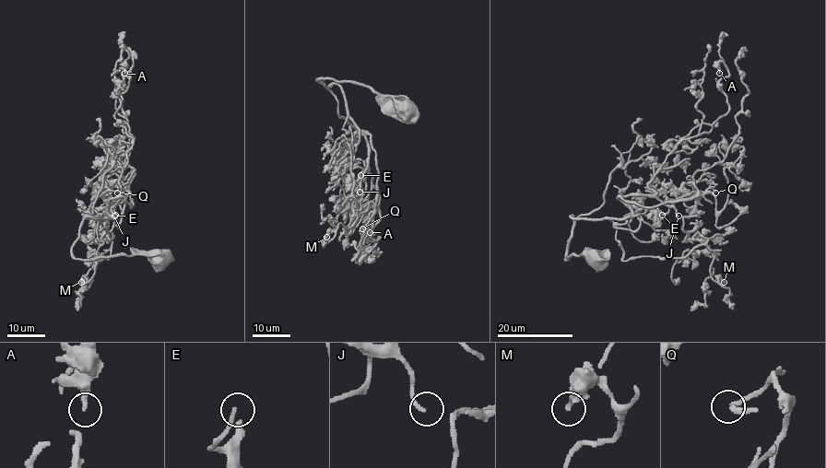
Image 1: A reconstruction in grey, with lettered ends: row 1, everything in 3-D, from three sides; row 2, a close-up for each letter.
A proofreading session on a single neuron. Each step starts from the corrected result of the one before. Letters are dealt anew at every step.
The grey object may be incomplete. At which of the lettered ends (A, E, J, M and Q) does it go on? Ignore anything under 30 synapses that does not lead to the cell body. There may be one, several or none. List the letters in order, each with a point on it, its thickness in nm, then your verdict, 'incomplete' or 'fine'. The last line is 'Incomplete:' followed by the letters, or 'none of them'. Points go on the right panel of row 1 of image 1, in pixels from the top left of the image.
A: place (719, 73); calibre 150 nm; fine
E: place (662, 215); calibre 160 nm; incomplete
J: place (678, 216); calibre 120 nm; fine
M: place (724, 282); calibre 200 nm; fine
Q: place (715, 193); calibre 170 nm; fine
Incomplete: E

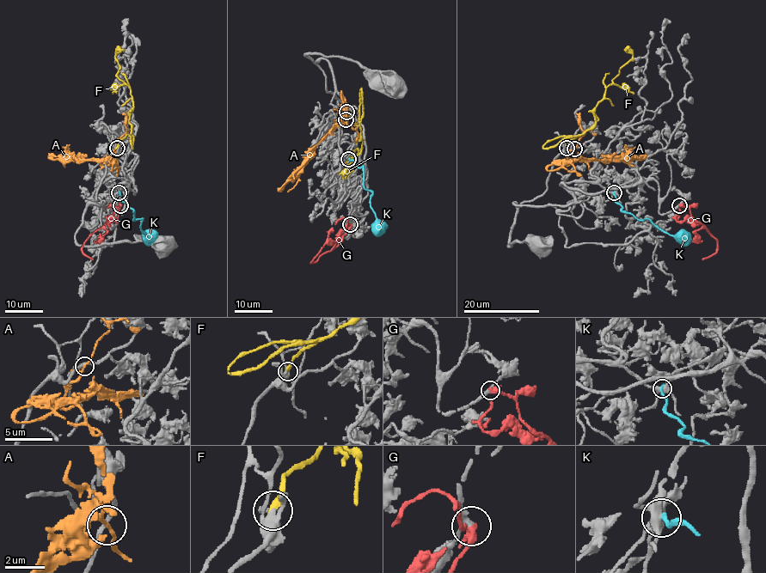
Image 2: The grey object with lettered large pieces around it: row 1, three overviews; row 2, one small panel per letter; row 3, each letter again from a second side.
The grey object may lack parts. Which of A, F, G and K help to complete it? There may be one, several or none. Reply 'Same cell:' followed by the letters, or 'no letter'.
Same cell: F, G

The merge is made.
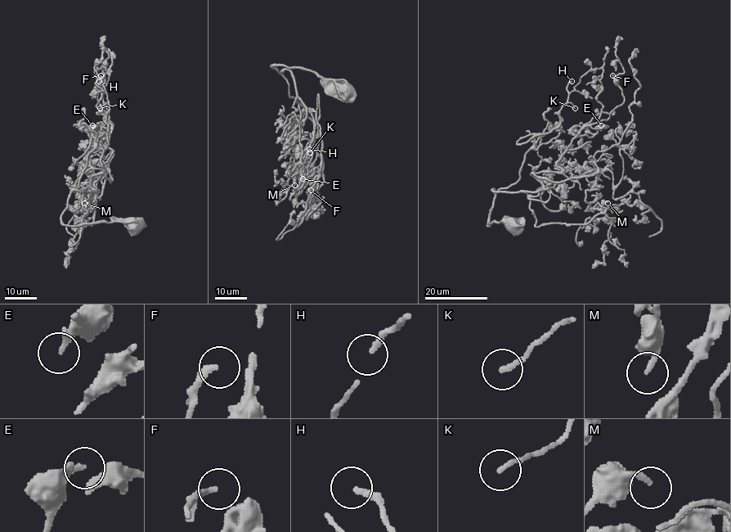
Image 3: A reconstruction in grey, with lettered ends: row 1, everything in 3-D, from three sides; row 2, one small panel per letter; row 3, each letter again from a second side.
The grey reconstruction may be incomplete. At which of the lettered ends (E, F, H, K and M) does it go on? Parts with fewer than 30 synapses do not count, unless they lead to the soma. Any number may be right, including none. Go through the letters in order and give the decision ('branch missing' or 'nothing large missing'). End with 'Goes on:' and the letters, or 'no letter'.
E: nothing large missing
F: nothing large missing
H: branch missing
K: branch missing
M: nothing large missing
Goes on: H, K

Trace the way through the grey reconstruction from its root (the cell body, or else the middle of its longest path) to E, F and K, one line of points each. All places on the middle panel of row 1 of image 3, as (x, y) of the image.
E: (343, 93), (314, 72), (271, 66), (291, 72), (300, 119), (305, 110), (313, 119), (316, 159), (302, 178)
F: (343, 93), (271, 66), (291, 72), (300, 119), (305, 110), (313, 119), (322, 173), (307, 200), (311, 190)
K: (343, 93), (314, 72), (271, 66), (286, 80), (289, 96), (317, 125), (318, 147), (310, 152)

